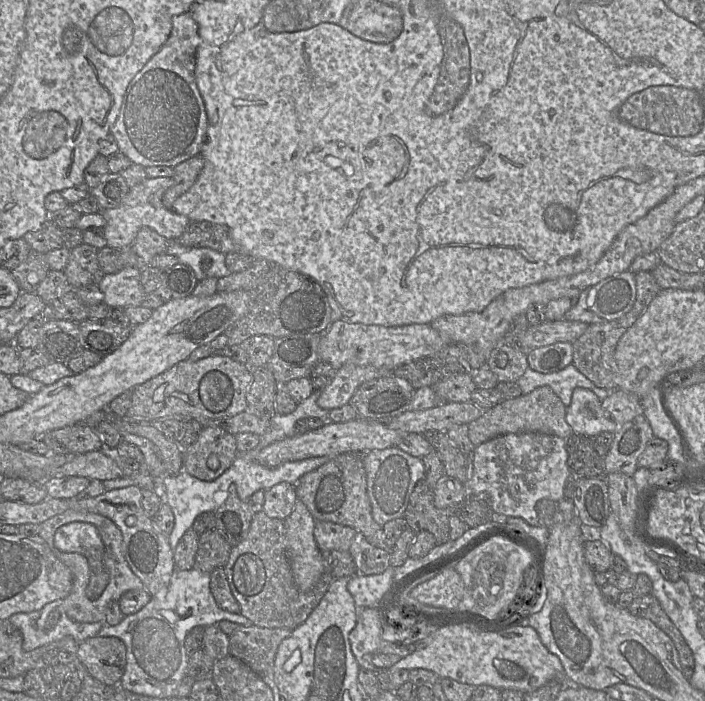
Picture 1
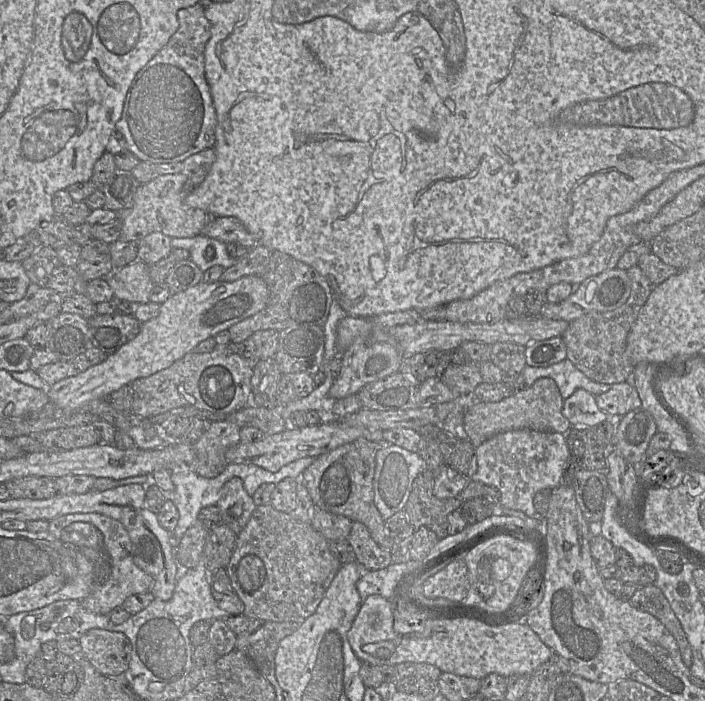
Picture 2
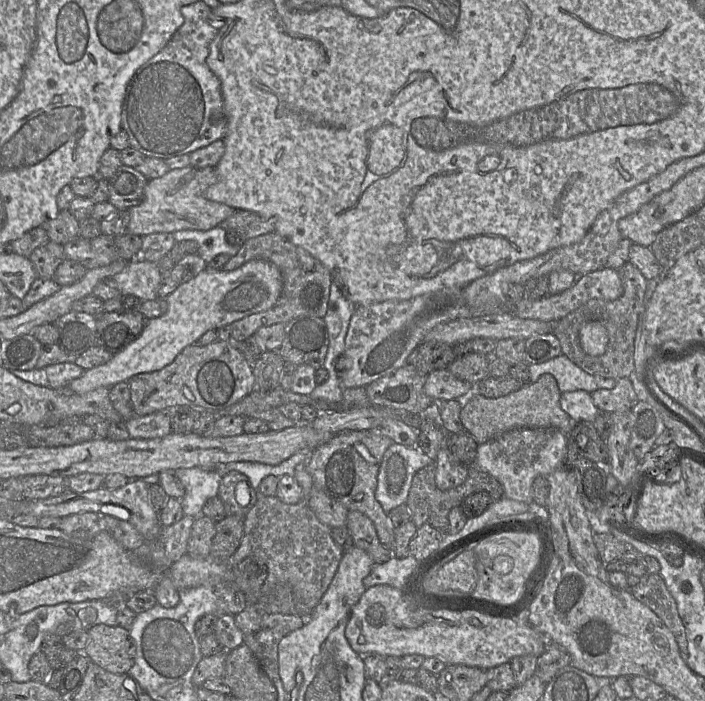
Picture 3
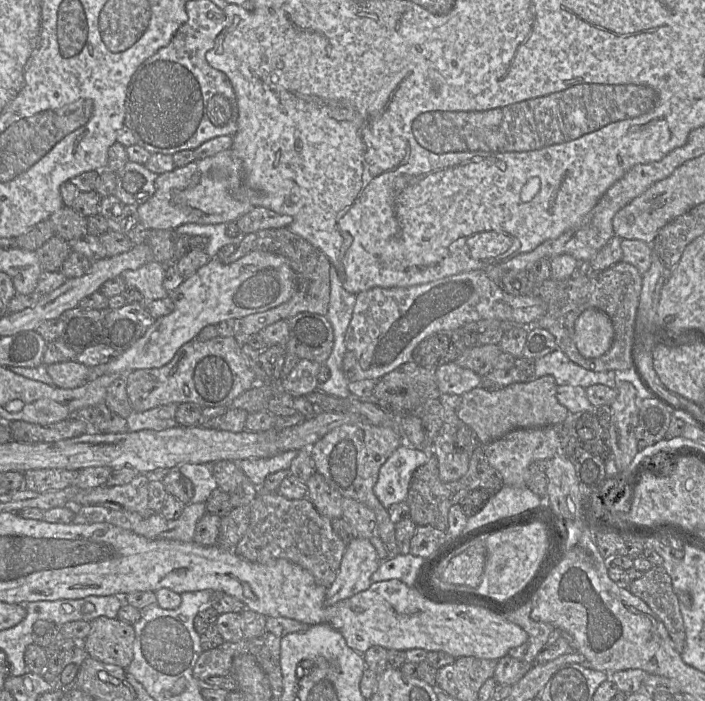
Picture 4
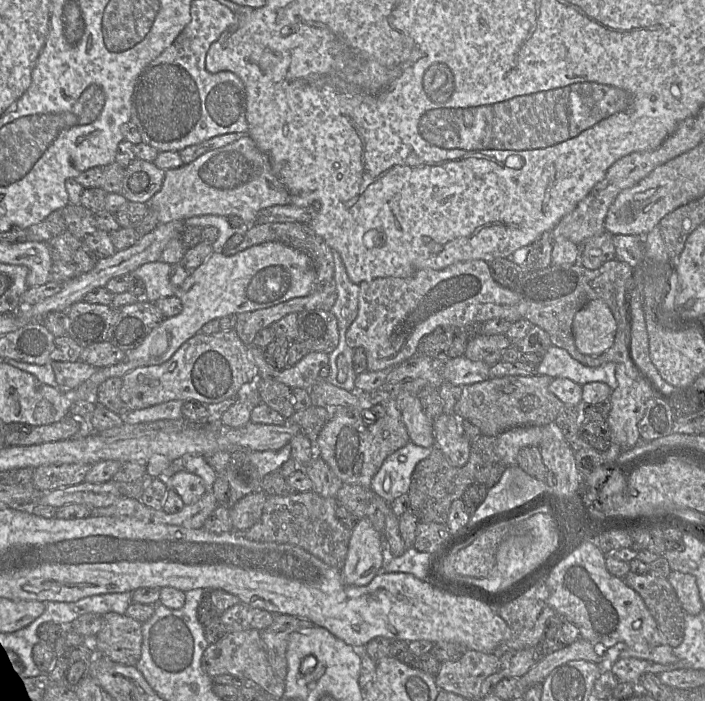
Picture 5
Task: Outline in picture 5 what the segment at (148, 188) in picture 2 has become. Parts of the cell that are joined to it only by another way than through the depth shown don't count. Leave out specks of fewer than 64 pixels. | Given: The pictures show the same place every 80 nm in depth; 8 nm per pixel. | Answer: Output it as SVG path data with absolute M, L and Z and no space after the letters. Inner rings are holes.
M244 134L221 148L209 150L194 161L165 171L161 189L148 201L161 224L203 216L238 216L246 225L256 223L263 209L288 205L289 193L273 173L268 156Z

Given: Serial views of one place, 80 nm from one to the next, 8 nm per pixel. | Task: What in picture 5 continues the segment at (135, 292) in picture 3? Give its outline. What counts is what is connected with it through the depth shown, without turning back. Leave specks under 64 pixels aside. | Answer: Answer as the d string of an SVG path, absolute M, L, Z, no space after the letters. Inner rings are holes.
M156 261L141 265L132 272L132 276L144 283L146 298L149 302L176 295L178 288L169 279L171 265Z

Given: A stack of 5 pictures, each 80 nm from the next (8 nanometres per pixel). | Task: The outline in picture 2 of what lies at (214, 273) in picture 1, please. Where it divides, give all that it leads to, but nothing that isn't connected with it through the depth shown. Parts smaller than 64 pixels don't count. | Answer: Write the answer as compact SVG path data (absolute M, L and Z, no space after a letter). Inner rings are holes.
M201 234L186 238L172 238L171 247L187 250L190 253L189 259L202 272L213 266L221 266L225 270L237 261L228 254L225 243Z

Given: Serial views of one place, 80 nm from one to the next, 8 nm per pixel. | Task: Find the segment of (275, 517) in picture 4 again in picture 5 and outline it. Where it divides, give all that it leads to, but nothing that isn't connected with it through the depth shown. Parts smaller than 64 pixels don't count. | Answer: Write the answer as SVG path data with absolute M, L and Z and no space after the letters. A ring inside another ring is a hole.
M312 490L304 493L292 492L286 495L268 495L260 519L249 529L237 532L243 533L243 536L254 541L298 546L319 558L325 564L342 570L346 560L352 530L344 526L337 518L337 506L336 498L322 497Z

